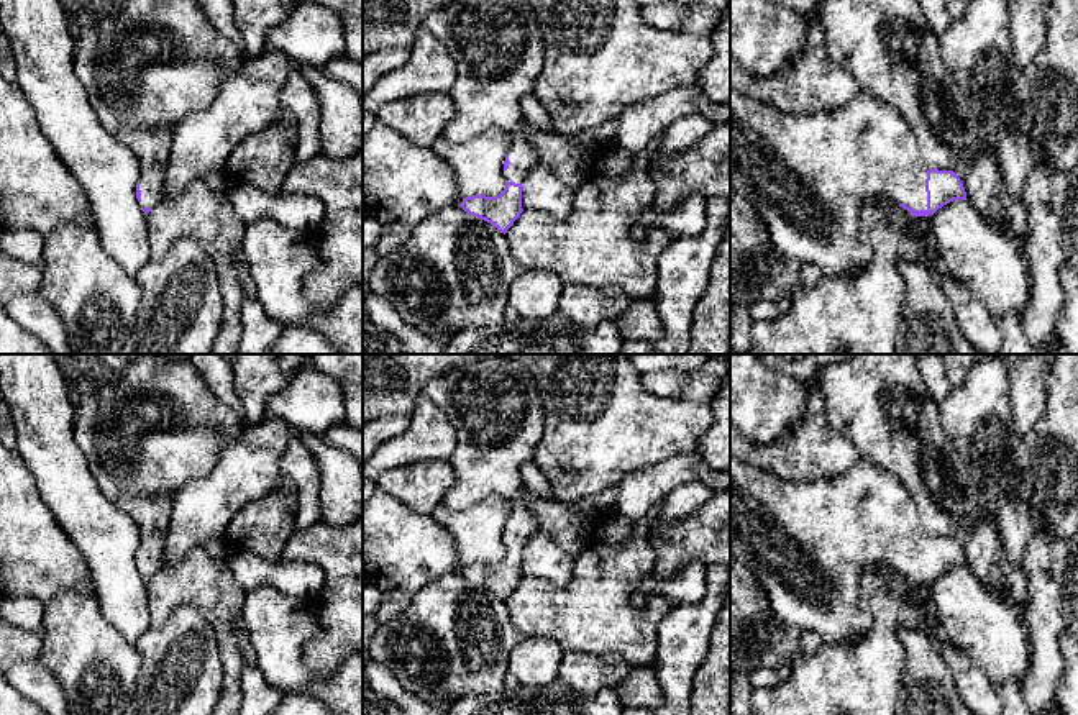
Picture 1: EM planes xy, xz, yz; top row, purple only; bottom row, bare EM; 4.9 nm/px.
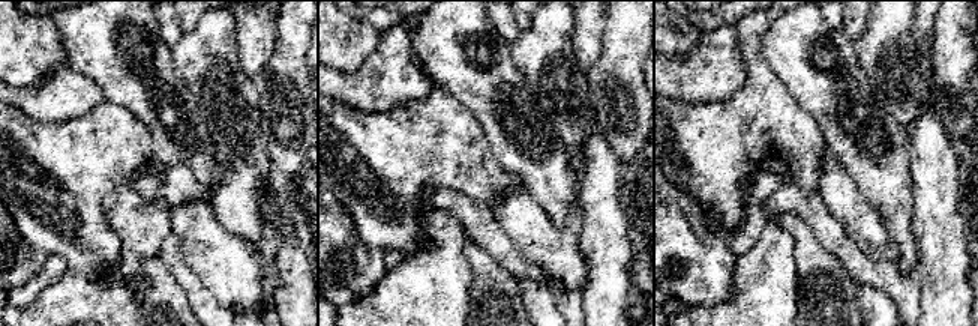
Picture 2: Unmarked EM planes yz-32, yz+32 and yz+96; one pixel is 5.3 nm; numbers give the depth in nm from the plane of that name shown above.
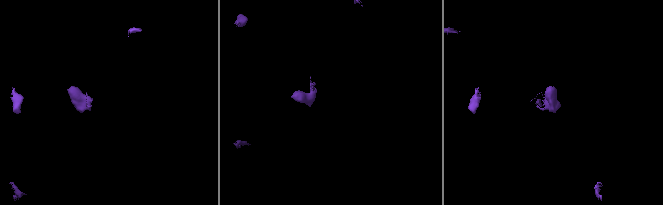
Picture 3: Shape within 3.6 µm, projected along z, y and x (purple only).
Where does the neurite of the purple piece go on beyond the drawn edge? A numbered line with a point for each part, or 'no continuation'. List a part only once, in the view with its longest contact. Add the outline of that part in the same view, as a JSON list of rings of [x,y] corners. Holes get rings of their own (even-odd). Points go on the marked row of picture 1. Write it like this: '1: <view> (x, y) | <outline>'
1: yz (808, 176) | [[[730,89],[730,185],[758,212],[781,254],[815,264],[824,276],[861,271],[871,262],[873,249],[860,239],[860,213],[868,197],[884,194],[909,208],[927,210],[927,171],[904,116],[863,89],[847,105],[814,115],[783,113]]]

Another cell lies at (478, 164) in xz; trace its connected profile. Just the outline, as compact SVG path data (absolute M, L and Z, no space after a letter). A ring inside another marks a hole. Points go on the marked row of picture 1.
M491 126L464 143L450 143L440 136L432 149L451 167L463 198L496 197L505 189L504 161L510 134L502 128Z

